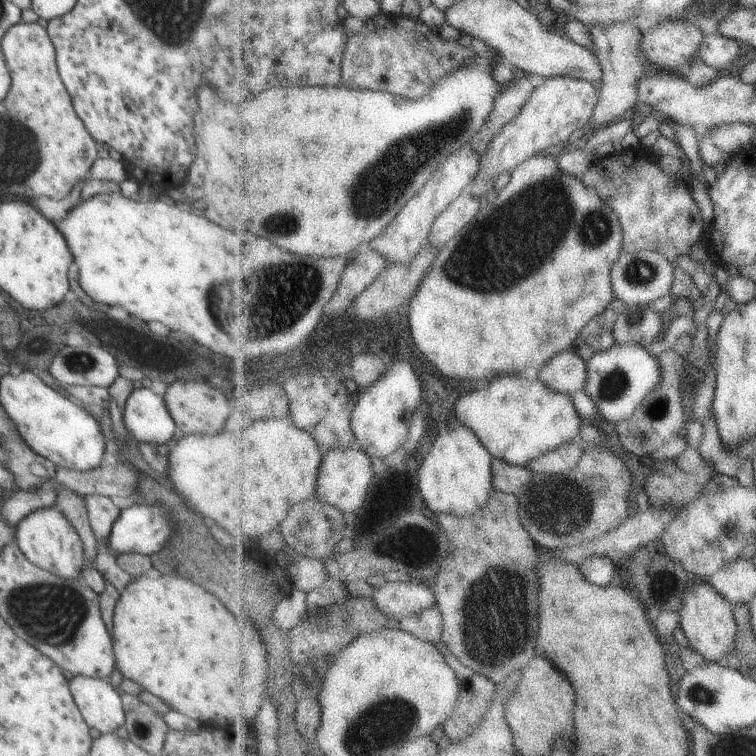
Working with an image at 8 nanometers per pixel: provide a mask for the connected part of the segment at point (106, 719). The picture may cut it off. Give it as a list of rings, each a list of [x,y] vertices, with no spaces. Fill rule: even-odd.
[[[75,675],[70,690],[90,728],[106,734],[124,725],[122,700],[108,680]]]

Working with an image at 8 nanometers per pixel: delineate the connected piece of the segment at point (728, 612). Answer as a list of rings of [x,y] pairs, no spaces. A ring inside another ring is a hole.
[[[705,578],[698,584],[690,584],[685,590],[679,626],[689,641],[689,647],[700,654],[706,663],[722,665],[726,664],[726,656],[734,650],[734,636],[739,628],[733,615],[734,607],[707,582],[708,578]]]

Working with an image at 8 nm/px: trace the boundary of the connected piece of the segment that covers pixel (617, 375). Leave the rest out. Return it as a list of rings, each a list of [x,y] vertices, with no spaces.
[[[615,344],[610,350],[597,354],[587,365],[586,394],[596,401],[603,417],[615,424],[632,418],[650,392],[660,388],[664,380],[660,357],[640,344]]]

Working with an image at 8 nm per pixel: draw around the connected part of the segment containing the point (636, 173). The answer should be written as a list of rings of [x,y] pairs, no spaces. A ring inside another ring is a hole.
[[[642,145],[637,149],[614,152],[608,158],[598,159],[582,180],[601,190],[604,198],[621,216],[625,228],[628,252],[654,250],[662,252],[673,263],[678,256],[688,255],[690,248],[702,236],[702,214],[684,184],[678,184],[678,176],[664,172],[660,157]]]

